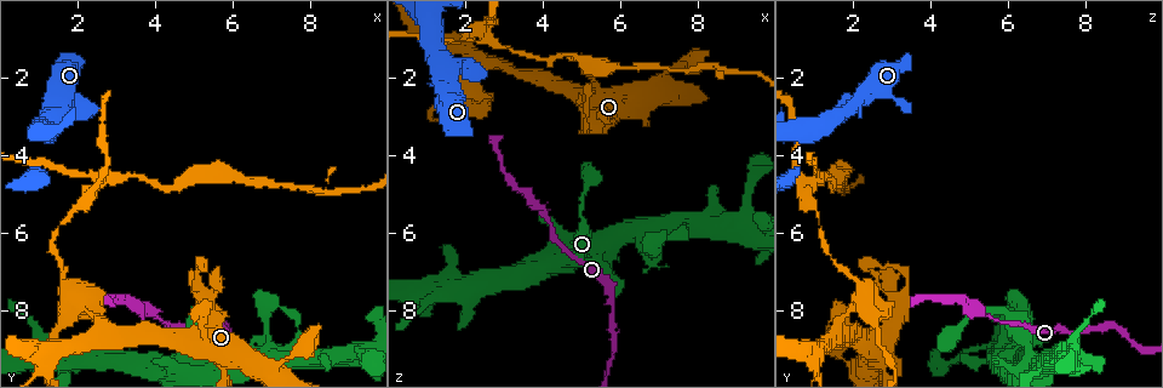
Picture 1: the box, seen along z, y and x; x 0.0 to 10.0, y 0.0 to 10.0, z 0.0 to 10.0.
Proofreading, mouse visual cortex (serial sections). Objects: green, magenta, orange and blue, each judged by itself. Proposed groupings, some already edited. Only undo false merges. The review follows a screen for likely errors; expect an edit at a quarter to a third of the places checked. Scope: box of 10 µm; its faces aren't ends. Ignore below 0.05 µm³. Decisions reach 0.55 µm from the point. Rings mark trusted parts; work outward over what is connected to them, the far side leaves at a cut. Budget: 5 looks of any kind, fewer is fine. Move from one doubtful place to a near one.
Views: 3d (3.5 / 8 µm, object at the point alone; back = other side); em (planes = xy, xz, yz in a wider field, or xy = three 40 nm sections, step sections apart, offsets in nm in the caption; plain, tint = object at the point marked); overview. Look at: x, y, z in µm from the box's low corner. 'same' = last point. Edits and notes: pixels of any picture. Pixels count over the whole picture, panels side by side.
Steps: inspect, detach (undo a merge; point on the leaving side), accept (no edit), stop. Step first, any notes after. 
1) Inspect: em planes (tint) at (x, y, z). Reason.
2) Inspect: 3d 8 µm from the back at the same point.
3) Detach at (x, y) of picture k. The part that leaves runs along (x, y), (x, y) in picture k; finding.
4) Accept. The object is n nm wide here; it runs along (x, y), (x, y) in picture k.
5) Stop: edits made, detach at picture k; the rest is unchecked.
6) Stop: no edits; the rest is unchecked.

Inspect: 3d 3.5 µm at (3.00, 8.65, 1.75).

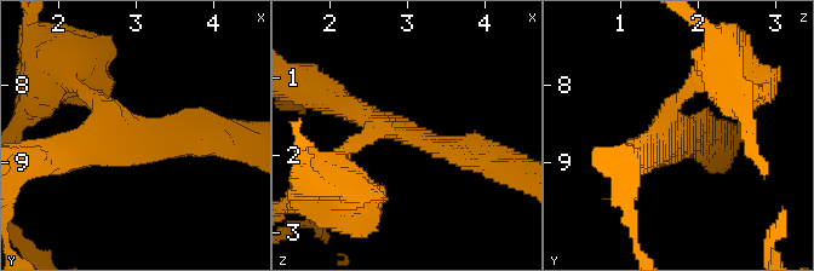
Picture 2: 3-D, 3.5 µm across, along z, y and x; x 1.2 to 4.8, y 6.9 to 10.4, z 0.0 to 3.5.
Inspect: em planes (tint) at (2.95, 8.70, 1.75). 3 arms meet here; the arms are 200, 300, 350 nm wide.

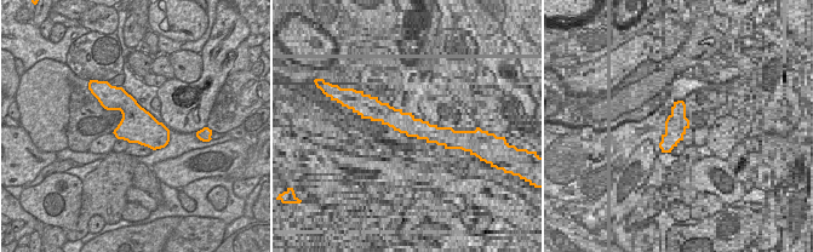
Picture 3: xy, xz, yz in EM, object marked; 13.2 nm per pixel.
Inspect: em xy step 1 (tint) at the same point. Cut it another way.

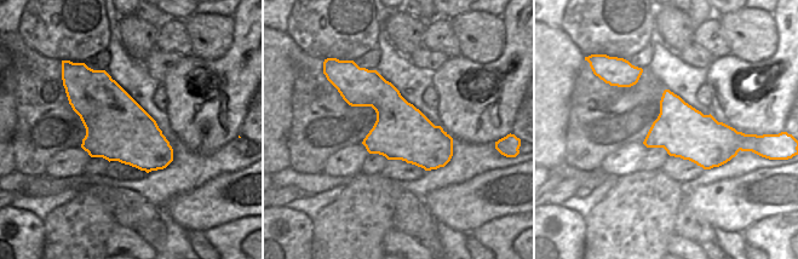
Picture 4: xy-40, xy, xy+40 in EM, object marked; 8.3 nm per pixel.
Accept. It runs along (210, 144), (131, 136), (75, 84) in picture 2; one cell here.

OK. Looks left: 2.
Inspect: 3d 3.5 µm at (6.85, 8.35, 6.55). Abrupt turn.

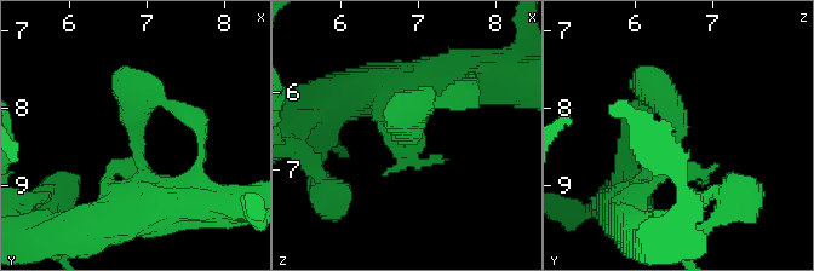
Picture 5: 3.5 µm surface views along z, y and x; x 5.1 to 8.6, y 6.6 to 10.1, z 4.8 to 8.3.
Inspect: em xy step 3 (tint) at (6.80, 8.35, 6.55). Now the EM.

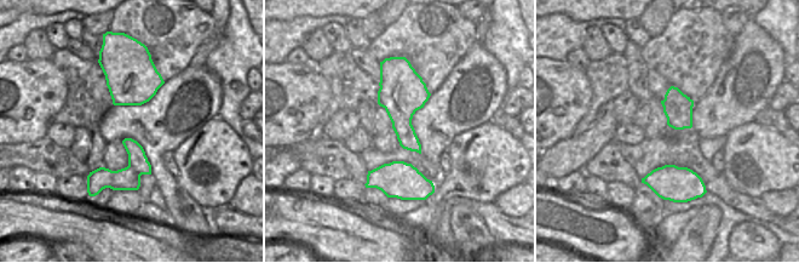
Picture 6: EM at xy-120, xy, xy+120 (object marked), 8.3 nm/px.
Accept. It runs along (624, 203), (680, 133), (637, 78) in picture 5; continuous, no second cell.

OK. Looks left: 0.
Stop: no edits; the rest is unchecked.

